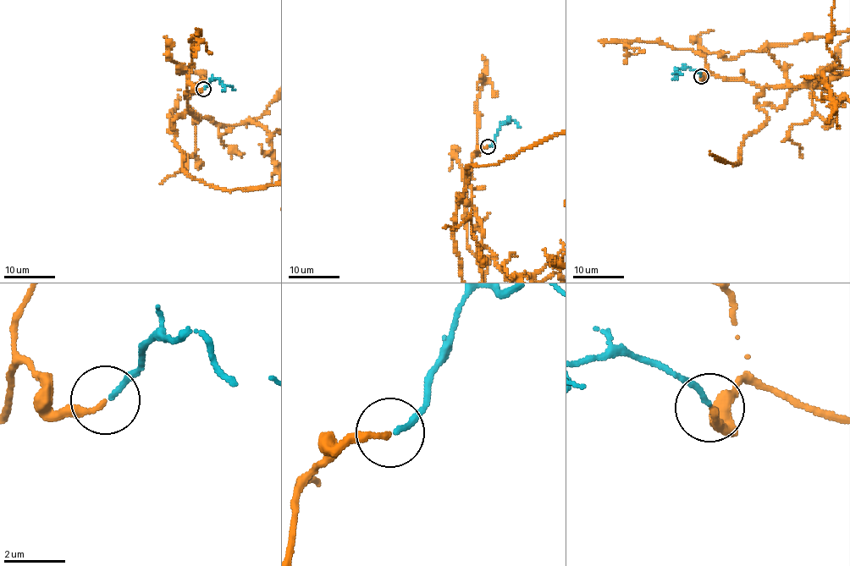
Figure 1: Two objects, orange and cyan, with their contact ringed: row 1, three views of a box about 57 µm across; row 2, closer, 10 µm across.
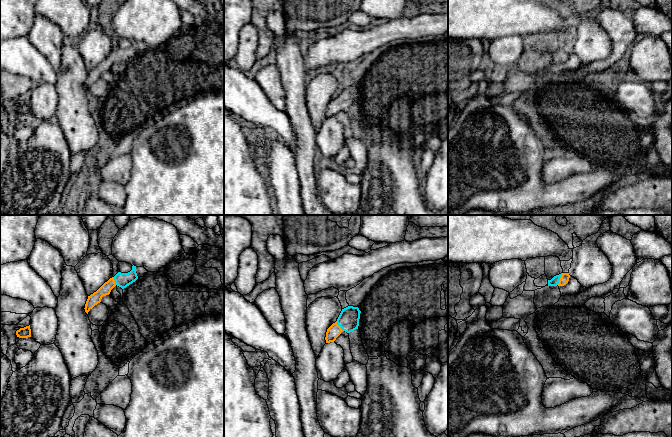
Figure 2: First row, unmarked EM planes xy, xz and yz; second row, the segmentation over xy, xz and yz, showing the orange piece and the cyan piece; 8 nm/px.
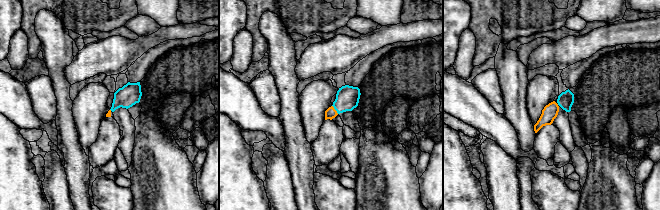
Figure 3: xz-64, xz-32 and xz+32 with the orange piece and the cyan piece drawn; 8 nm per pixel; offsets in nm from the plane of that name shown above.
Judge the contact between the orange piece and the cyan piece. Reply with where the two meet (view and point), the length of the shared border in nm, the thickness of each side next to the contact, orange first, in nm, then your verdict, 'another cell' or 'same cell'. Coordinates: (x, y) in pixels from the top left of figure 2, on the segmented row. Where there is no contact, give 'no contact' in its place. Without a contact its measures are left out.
contact yz (560, 279); length 100 nm; calibres 70 and 70 nm; same cell

